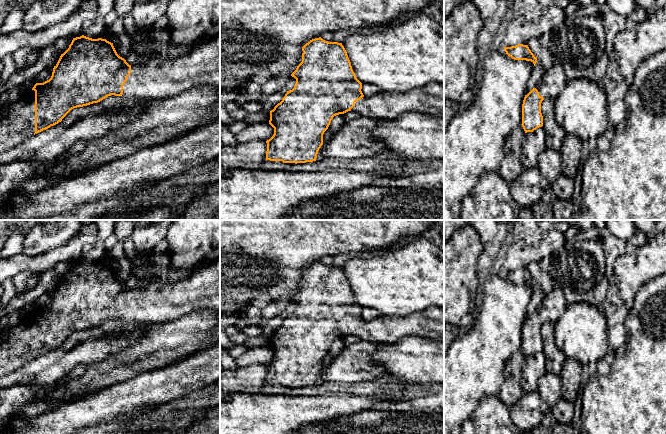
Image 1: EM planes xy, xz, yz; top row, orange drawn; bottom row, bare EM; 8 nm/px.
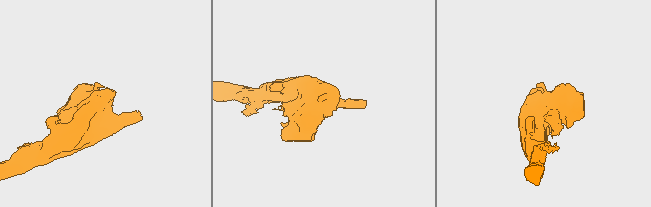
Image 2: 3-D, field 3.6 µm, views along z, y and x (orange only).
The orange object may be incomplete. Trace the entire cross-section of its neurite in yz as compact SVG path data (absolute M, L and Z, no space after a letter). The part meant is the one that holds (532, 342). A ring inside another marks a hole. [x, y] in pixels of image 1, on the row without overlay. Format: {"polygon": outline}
{"polygon": "M558 285L547 292L536 311L524 321L521 349L525 357L533 356L543 350L542 325L545 322L556 323L562 317L567 306L563 291Z"}

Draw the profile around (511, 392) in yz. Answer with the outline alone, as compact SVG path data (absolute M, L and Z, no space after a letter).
M520 348L506 362L507 366L504 368L502 390L498 397L508 407L515 405L524 394L520 385L522 366L524 361L525 355Z

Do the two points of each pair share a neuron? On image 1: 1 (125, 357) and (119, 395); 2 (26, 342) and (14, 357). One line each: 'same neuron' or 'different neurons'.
1: different neurons
2: same neuron

